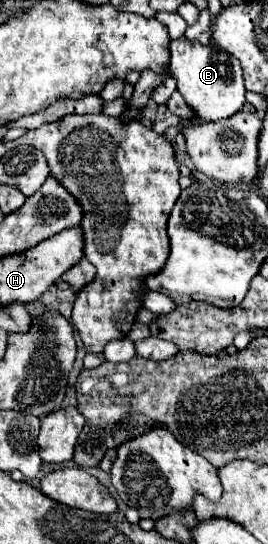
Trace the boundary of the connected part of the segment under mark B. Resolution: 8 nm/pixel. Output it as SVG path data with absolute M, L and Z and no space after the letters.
M185 37L171 41L169 51L169 73L177 79L177 91L191 107L193 119L197 123L221 121L243 109L247 89L243 85L241 65L237 63L237 59L233 59L233 55L221 51L213 43L203 47L199 43L189 43Z

